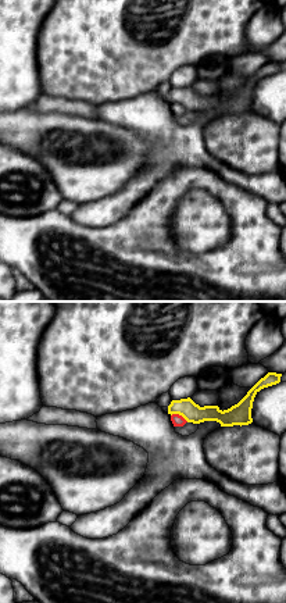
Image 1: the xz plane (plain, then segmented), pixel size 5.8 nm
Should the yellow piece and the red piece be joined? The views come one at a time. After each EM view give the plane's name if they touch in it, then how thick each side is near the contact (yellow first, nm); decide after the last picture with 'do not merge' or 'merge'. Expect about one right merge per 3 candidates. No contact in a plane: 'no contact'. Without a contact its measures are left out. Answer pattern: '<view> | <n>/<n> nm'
xz | 110/70 nm

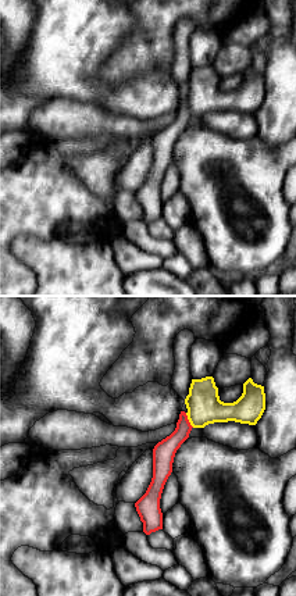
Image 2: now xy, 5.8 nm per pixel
xy | 200/130 nm

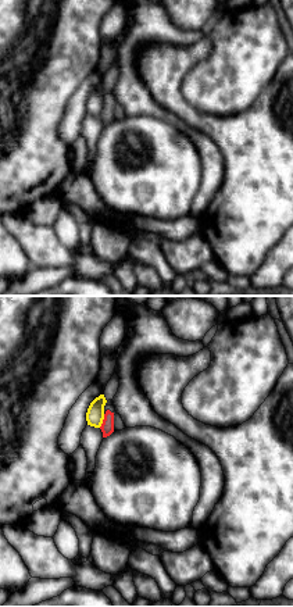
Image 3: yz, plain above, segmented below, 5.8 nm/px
yz | 110/80 nm

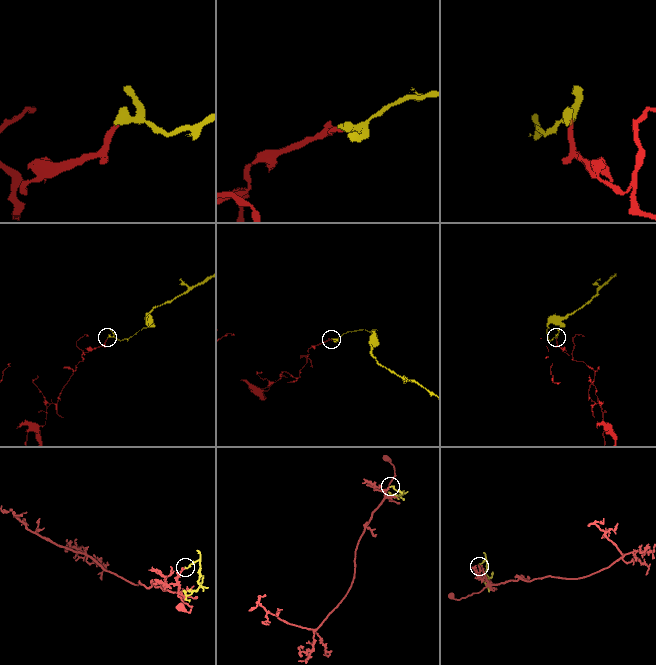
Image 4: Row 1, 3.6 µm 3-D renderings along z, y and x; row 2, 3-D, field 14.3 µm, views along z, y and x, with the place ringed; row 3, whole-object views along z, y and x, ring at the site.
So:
do not merge

